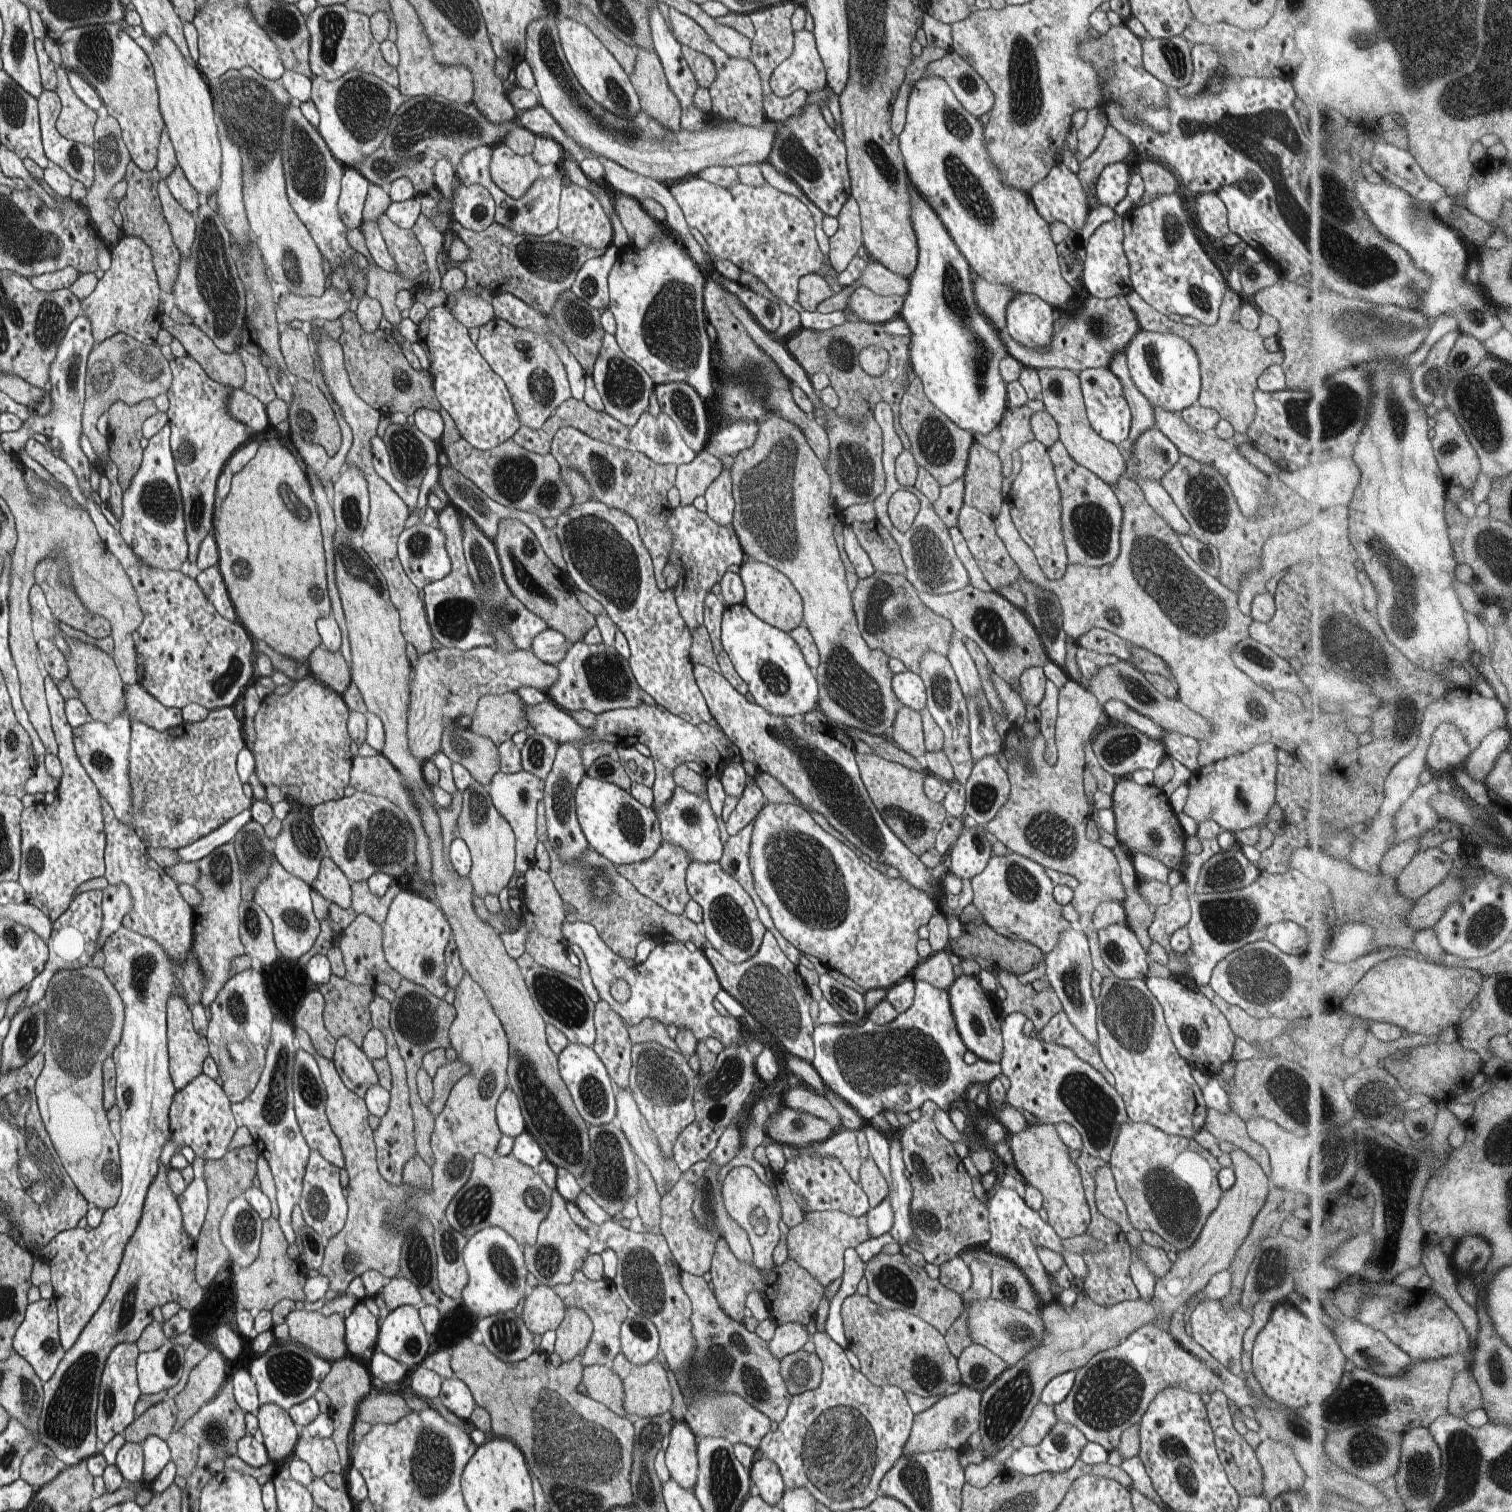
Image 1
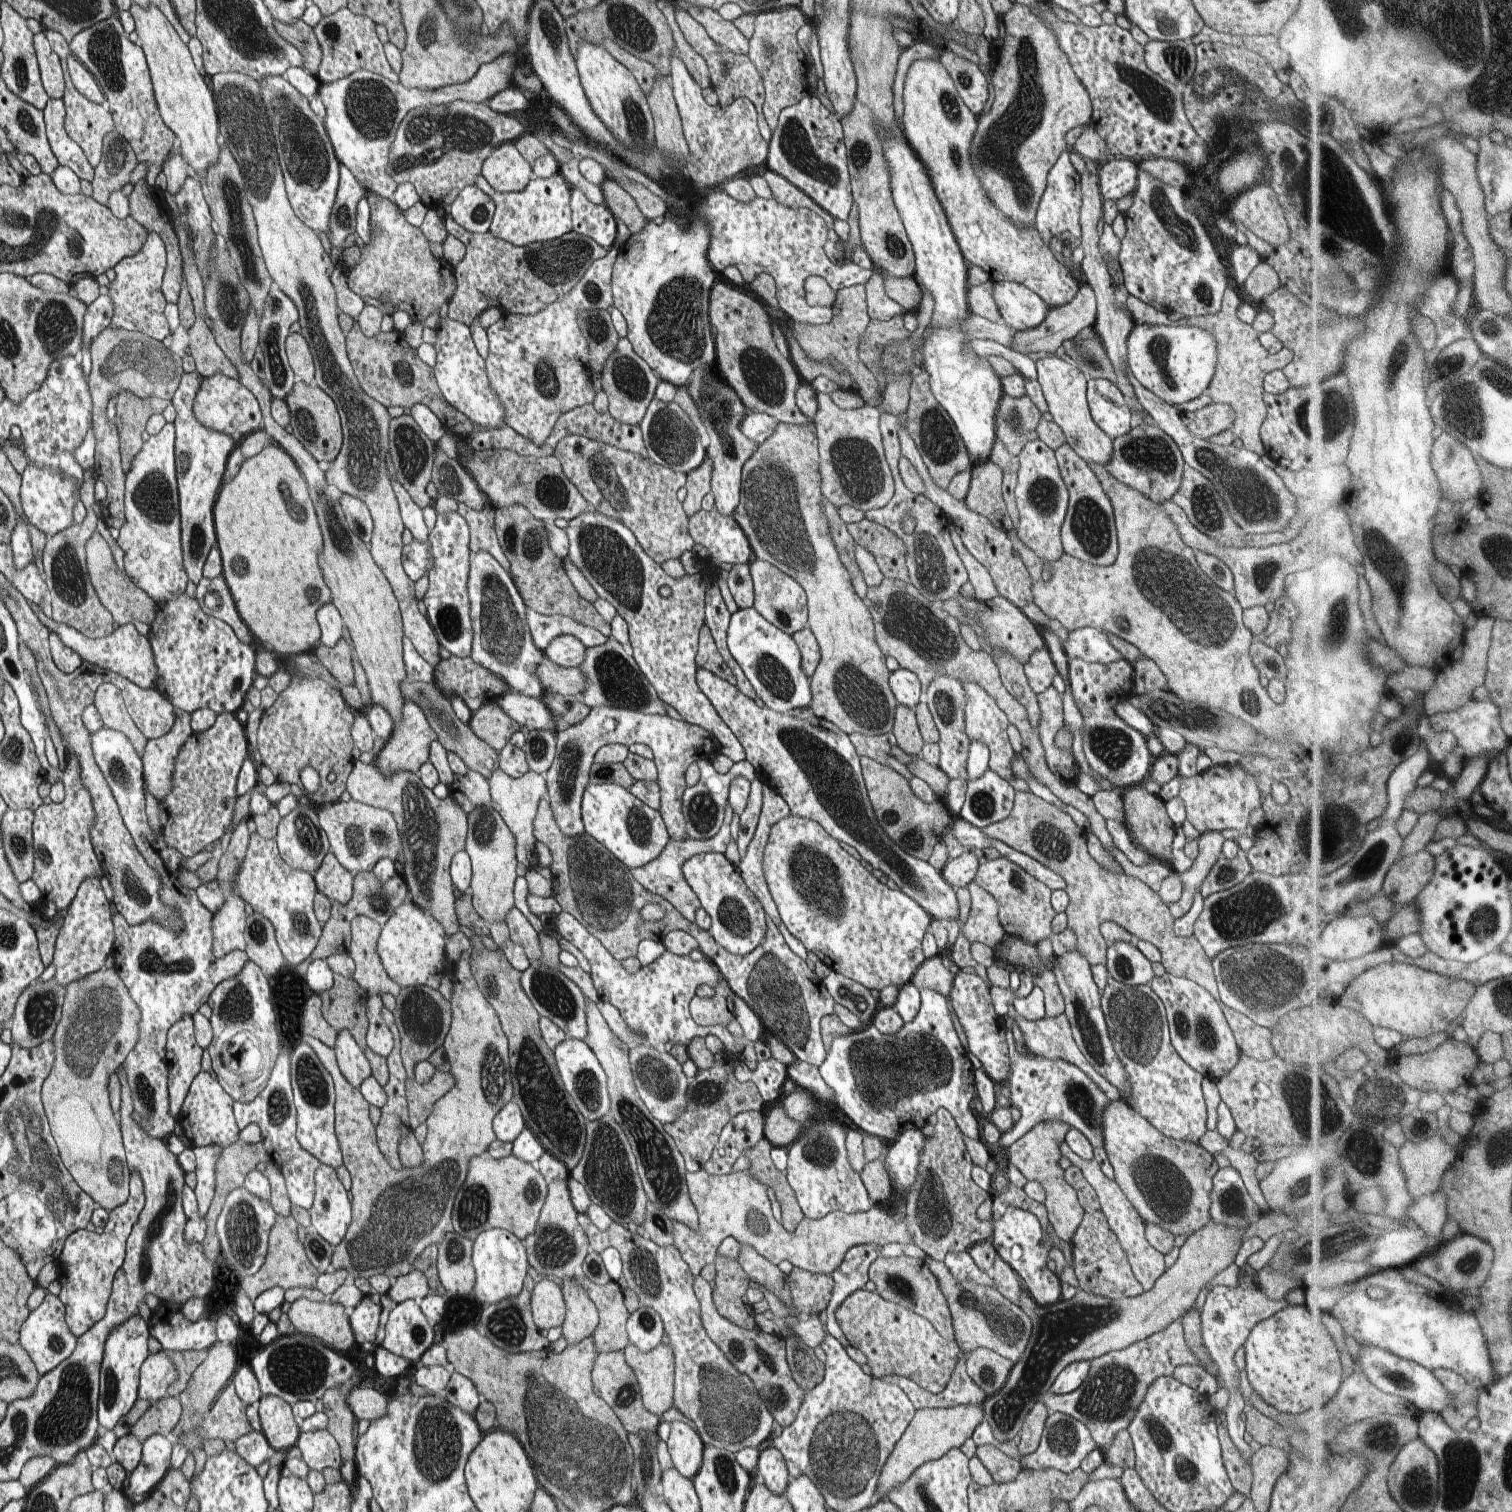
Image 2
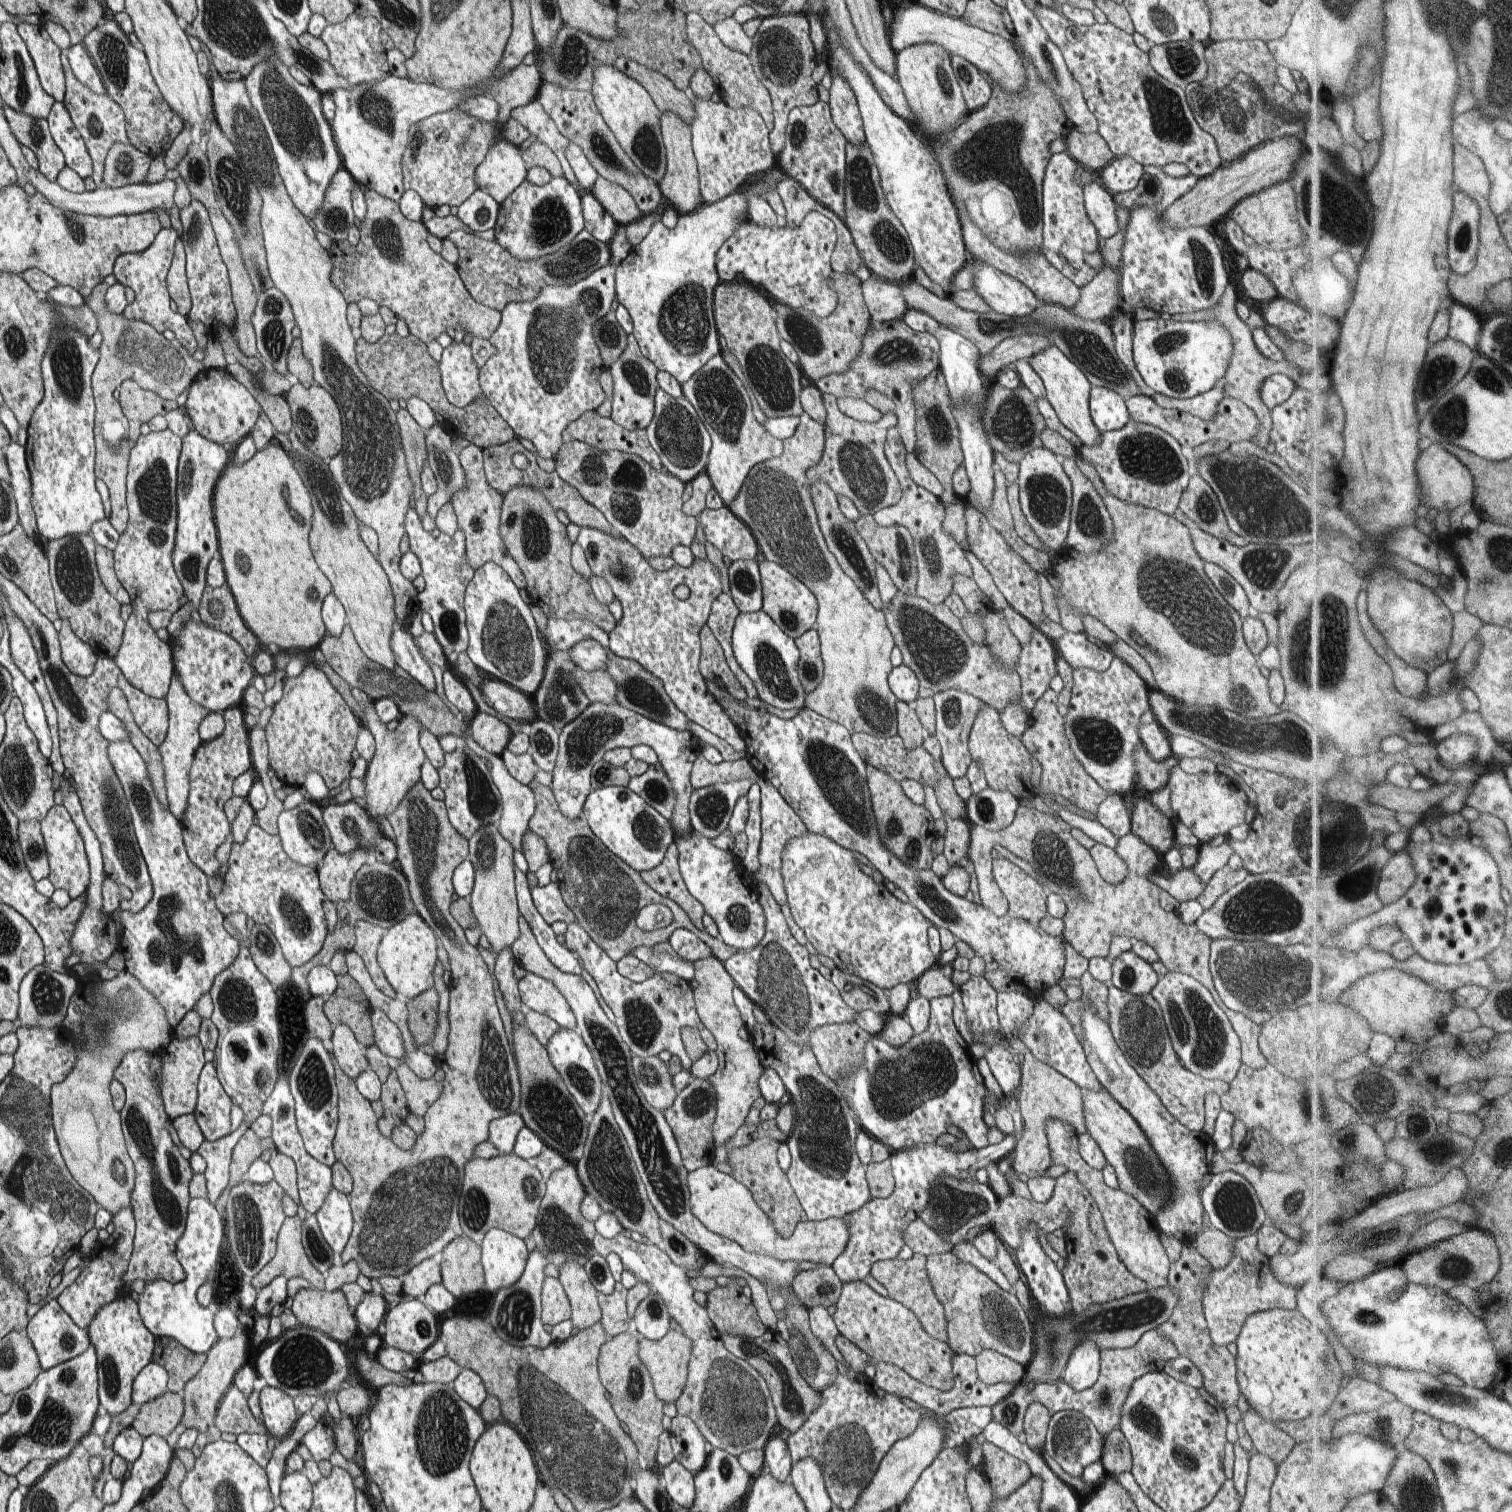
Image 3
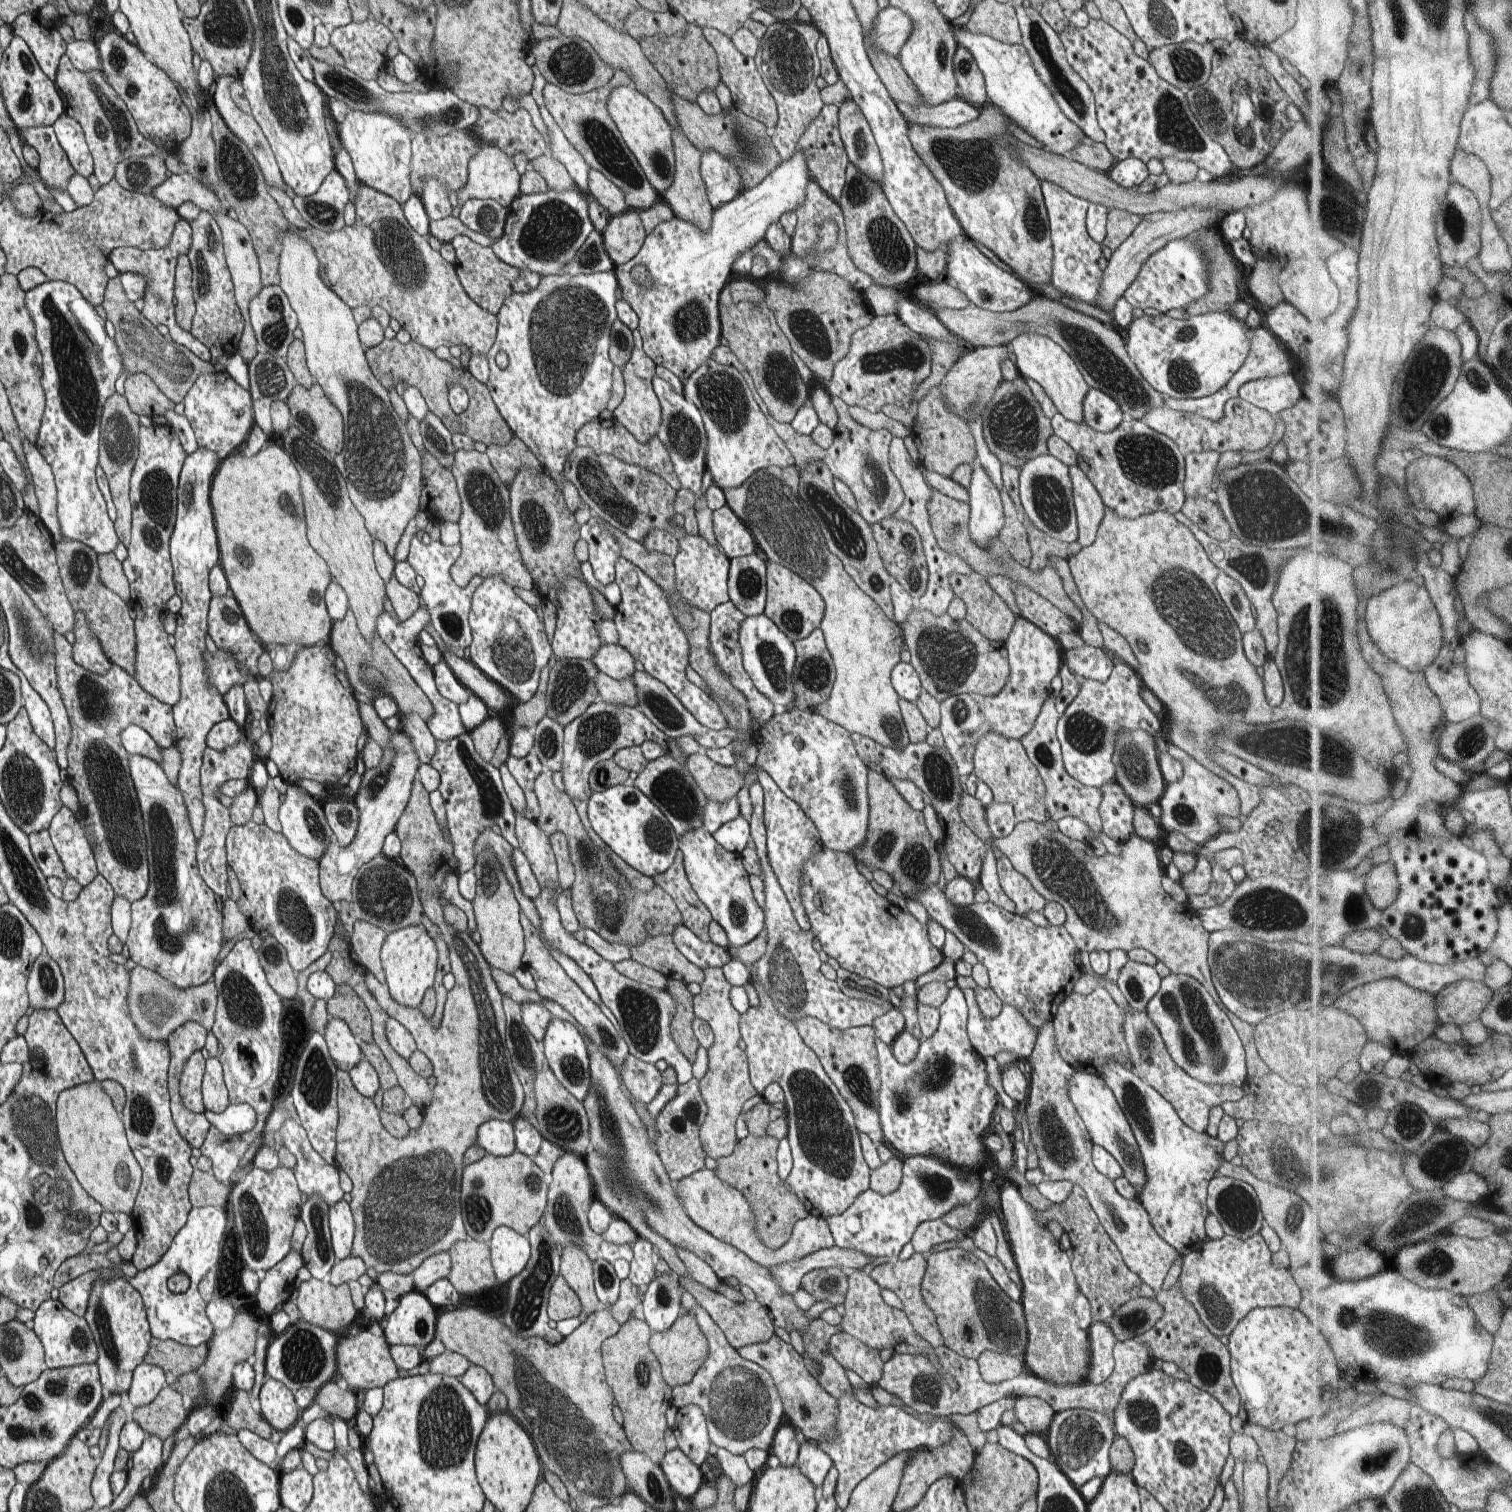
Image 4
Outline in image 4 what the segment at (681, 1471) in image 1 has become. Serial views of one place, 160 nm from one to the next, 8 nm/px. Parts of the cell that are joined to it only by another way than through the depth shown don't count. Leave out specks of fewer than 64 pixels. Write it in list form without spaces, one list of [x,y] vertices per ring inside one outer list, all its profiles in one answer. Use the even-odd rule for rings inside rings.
[[[686,1405],[679,1408],[671,1429],[677,1438],[678,1448],[696,1466],[704,1464],[712,1444],[707,1418],[700,1406]]]

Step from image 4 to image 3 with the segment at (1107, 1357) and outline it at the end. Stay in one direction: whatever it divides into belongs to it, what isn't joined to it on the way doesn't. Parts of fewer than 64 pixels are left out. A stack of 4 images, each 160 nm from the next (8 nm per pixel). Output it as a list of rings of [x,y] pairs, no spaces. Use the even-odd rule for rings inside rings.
[[[1083,1340],[1072,1351],[1062,1380],[1077,1391],[1090,1388],[1101,1375],[1101,1352],[1096,1341]]]

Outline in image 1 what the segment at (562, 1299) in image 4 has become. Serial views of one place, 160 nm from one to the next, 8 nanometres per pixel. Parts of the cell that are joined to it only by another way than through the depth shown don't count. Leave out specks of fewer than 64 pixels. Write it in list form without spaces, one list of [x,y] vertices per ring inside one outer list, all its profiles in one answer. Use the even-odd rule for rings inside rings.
[[[537,1285],[529,1289],[521,1317],[534,1335],[556,1331],[565,1317],[566,1306],[551,1286]]]

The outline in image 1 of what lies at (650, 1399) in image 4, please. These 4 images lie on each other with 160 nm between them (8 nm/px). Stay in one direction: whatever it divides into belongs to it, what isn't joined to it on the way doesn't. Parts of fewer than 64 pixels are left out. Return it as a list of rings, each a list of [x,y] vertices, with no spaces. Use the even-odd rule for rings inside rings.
[[[588,1365],[583,1370],[582,1384],[590,1398],[607,1406],[614,1414],[635,1419],[627,1414],[624,1399],[625,1390],[622,1379],[611,1367],[606,1365]]]

